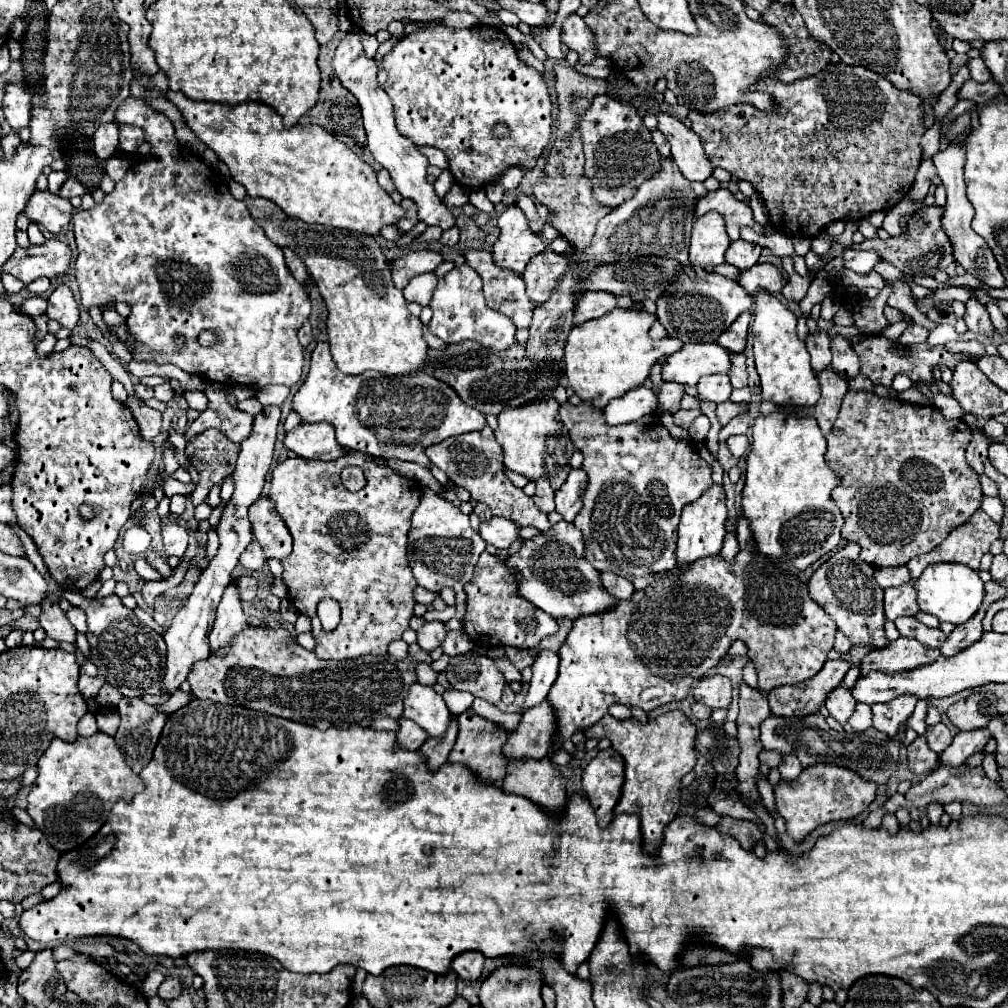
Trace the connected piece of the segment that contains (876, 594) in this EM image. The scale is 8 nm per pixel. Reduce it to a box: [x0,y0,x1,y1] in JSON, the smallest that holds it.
[809,543,887,647]

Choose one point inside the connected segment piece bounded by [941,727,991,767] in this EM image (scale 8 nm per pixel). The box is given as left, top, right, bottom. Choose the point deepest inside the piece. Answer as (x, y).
(963, 745)

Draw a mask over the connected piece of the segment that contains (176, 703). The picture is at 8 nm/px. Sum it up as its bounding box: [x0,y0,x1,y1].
[159,690,193,715]

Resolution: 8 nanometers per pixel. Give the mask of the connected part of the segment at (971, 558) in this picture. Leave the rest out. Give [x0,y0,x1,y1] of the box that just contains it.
[907,509,999,579]

